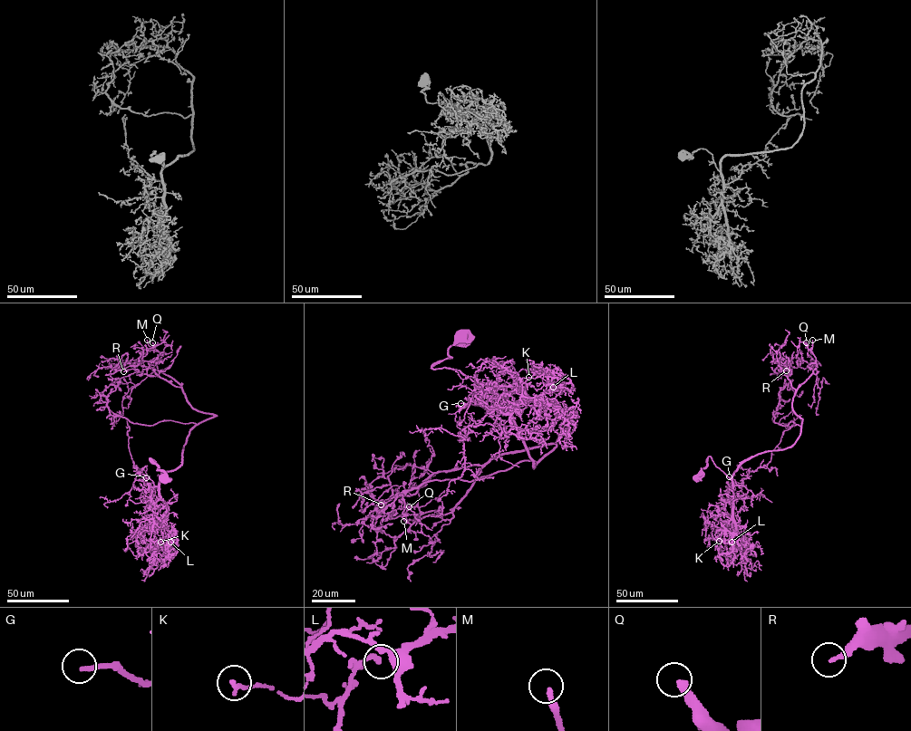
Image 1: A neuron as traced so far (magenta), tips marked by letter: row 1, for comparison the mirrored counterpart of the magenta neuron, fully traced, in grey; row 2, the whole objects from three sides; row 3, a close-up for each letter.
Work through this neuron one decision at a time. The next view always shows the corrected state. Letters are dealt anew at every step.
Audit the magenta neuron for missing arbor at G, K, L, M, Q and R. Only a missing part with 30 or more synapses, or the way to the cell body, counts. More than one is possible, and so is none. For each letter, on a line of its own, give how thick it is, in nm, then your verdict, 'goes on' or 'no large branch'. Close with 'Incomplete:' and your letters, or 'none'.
G: 220 nm thick; goes on
K: 190 nm thick; no large branch
L: 220 nm thick; no large branch
M: 220 nm thick; goes on
Q: 320 nm thick; goes on
R: 200 nm thick; no large branch
Incomplete: G, M, Q

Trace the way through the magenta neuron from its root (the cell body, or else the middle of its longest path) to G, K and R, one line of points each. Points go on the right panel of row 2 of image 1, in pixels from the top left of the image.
G: (697, 477), (701, 468), (706, 466), (708, 456), (729, 476)
K: (697, 477), (709, 456), (731, 481), (736, 528), (732, 551), (719, 554), (721, 542), (719, 541)
R: (697, 477), (708, 456), (731, 480), (743, 462), (794, 443), (802, 419), (793, 410), (795, 389), (786, 370)

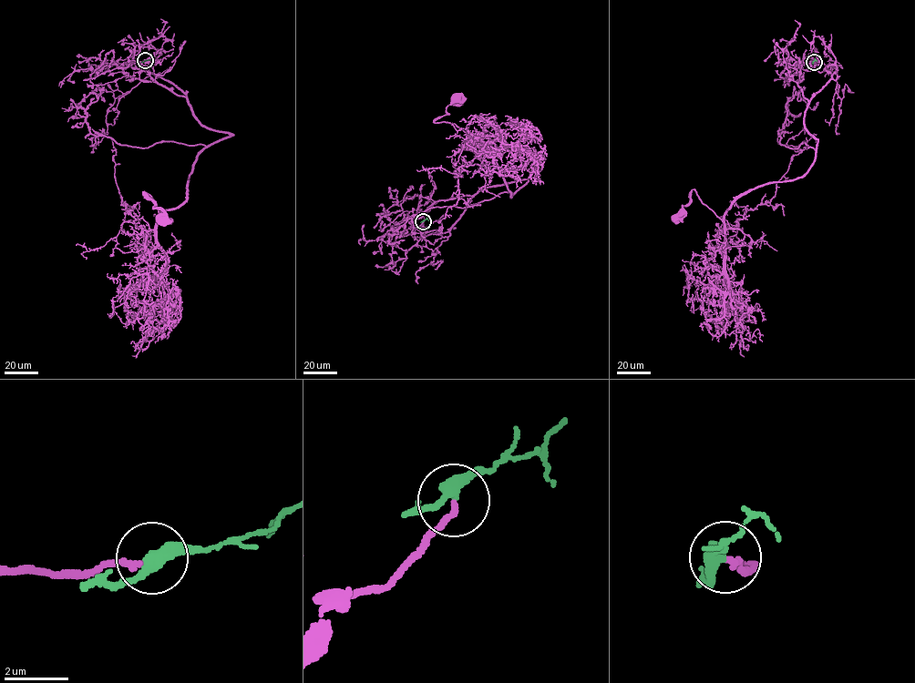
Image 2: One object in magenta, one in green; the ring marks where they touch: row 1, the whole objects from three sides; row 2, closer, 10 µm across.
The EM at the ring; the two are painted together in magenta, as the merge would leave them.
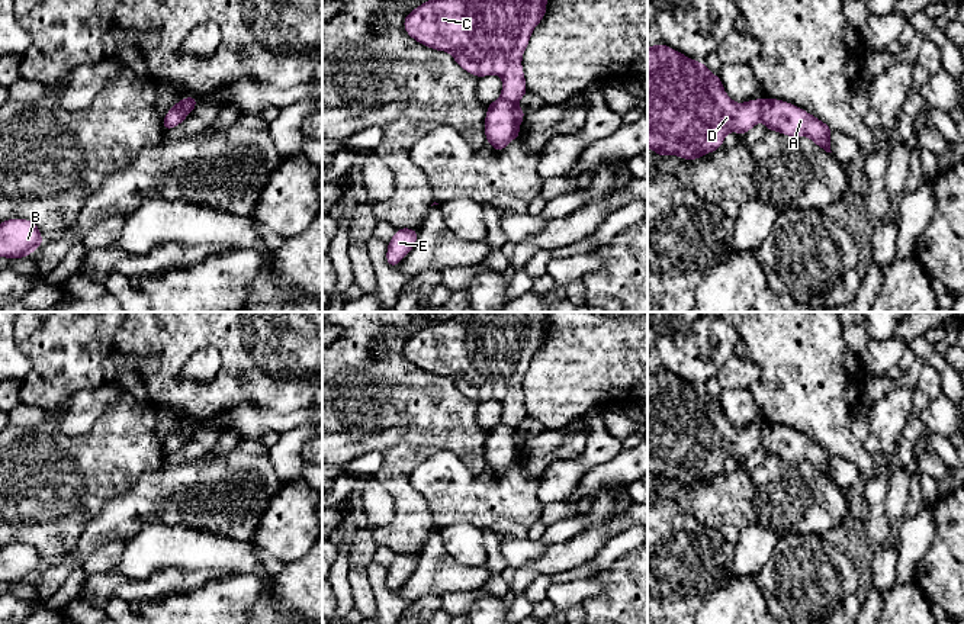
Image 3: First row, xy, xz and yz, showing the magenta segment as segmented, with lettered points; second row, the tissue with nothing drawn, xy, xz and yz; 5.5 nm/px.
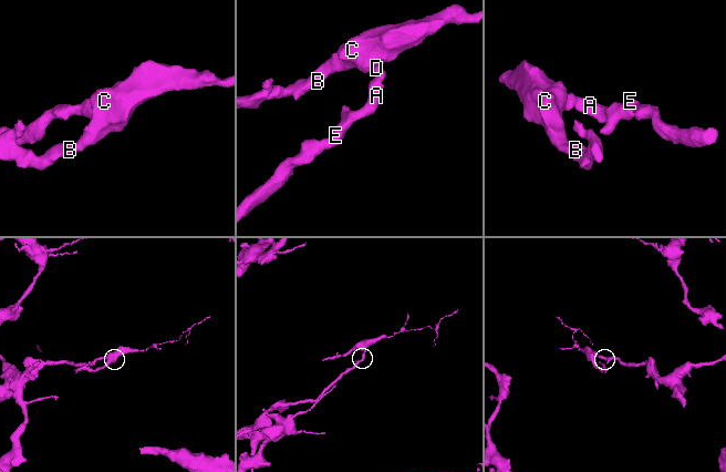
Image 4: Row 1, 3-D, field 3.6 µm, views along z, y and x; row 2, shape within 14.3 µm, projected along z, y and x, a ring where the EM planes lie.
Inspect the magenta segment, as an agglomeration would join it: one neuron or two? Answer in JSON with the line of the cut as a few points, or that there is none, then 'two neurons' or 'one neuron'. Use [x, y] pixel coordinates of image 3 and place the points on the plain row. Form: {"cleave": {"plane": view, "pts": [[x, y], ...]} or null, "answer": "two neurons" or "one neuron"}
{"cleave": {"plane": "yz", "pts": [[761, 425], [758, 446]]}, "answer": "two neurons"}

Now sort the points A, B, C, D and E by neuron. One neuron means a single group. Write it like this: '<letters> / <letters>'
A E / B C D

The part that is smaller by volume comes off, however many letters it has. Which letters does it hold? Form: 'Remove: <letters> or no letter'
Remove: B, C, D

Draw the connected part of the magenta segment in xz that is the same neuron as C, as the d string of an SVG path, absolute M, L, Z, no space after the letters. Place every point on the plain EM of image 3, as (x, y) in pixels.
M459 312L415 332L405 341L404 354L421 370L449 377L459 392L478 403L499 401L501 422L517 428L527 418L523 379L546 331L547 312Z

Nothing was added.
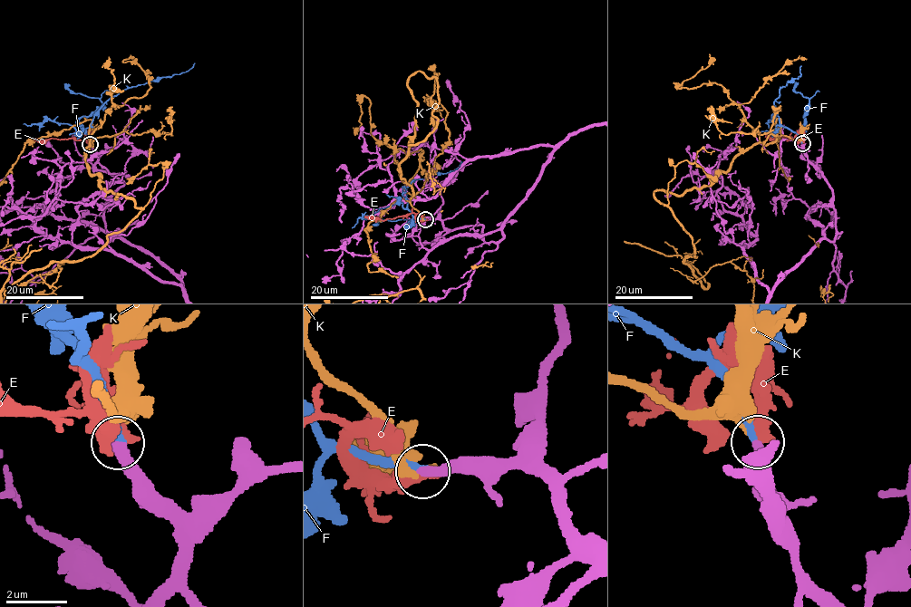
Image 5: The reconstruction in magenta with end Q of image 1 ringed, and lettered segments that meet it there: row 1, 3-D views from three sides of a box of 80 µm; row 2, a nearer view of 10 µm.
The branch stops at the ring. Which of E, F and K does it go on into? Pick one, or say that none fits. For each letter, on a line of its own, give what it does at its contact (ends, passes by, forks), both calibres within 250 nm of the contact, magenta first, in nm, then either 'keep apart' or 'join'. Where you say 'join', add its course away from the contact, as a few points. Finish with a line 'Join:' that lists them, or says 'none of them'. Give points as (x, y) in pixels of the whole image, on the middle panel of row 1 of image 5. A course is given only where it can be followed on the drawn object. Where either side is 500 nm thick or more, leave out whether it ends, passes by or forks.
E: 360 nm thick on the magenta side, 500 nm on the other; keep apart
F: it ends there; 340 nm thick on the magenta side, 320 nm on the other; join
K: it ends there; 320 nm thick on the magenta side, 320 nm on the other; keep apart
Join: F

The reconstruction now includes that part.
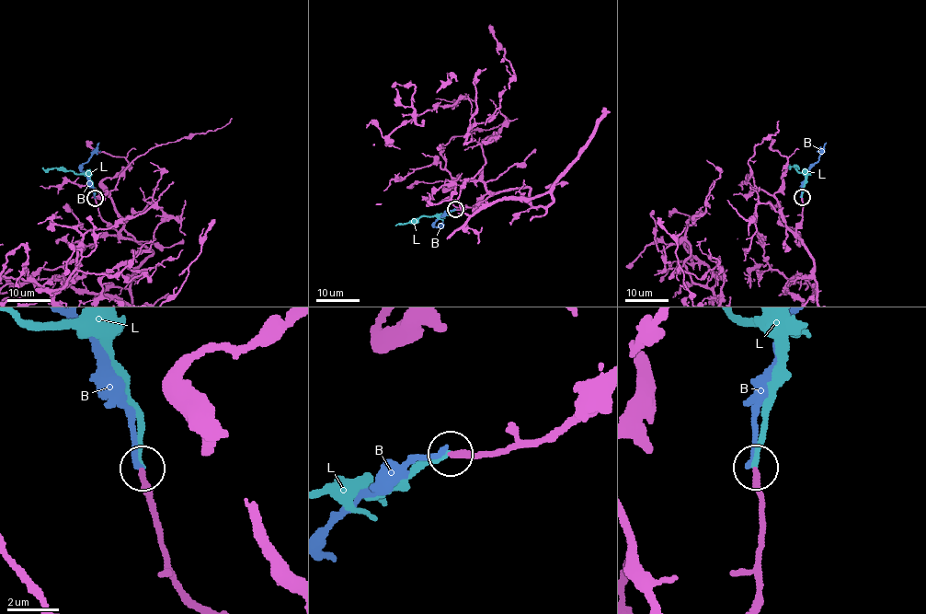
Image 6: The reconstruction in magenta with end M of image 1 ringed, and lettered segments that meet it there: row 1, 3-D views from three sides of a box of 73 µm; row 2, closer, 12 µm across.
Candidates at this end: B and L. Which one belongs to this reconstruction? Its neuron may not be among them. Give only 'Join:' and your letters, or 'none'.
Join: L

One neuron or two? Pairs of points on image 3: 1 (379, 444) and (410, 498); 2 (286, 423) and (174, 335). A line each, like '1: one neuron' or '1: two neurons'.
1: two neurons
2: two neurons

